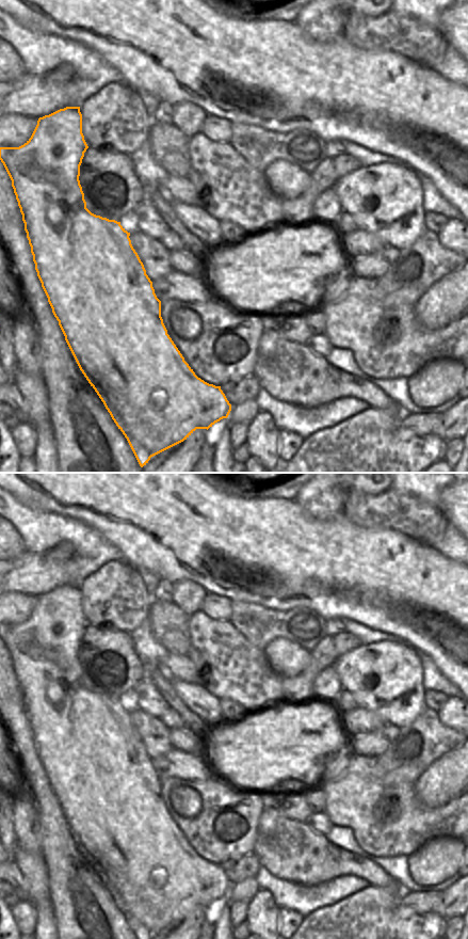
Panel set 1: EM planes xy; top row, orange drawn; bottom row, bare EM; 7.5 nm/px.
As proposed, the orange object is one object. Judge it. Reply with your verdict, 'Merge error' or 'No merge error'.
Merge error.

